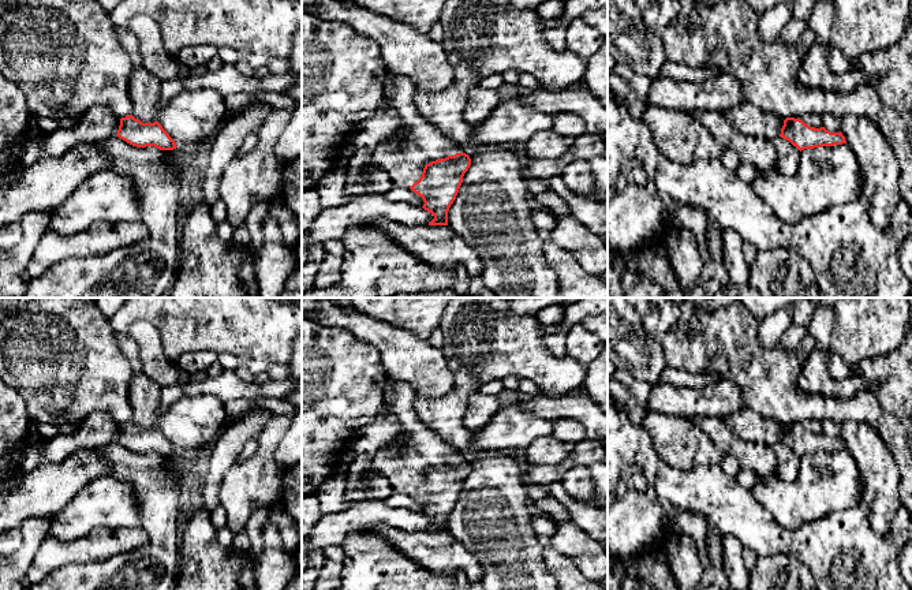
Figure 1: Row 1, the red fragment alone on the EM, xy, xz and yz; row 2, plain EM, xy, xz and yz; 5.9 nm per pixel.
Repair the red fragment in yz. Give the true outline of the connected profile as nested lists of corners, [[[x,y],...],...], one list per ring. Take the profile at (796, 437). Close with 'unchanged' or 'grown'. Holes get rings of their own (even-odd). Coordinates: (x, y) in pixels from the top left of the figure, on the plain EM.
[[[748,407],[724,418],[724,421],[744,441],[763,442],[766,445],[781,442],[800,458],[804,455],[846,449],[841,437],[830,438],[825,433],[810,433],[803,426],[795,423],[782,425]]] | grown

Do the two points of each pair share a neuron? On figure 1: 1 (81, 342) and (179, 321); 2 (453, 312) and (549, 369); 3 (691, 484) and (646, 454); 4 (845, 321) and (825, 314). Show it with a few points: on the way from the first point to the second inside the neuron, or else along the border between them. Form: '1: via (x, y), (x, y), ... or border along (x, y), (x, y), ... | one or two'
1: border along (108, 318), (115, 331) | two
2: via (477, 321), (503, 346), (514, 347), (526, 357) | one
3: via (680, 484), (657, 465) | one
4: border along (834, 312), (834, 325), (828, 348) | two

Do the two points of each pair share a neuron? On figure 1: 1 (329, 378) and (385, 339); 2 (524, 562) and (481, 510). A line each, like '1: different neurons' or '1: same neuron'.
1: different neurons
2: same neuron

